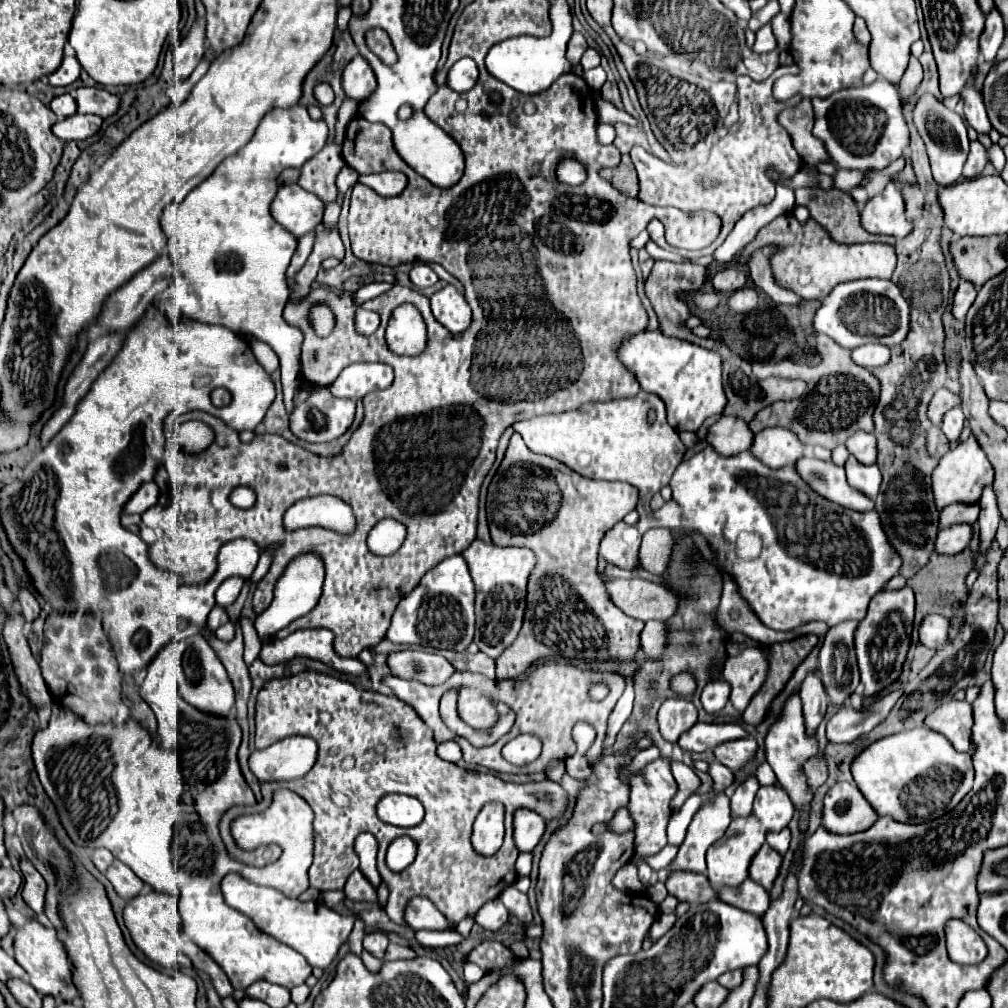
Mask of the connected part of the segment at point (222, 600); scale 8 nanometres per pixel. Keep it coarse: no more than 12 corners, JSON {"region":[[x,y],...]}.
{"region":[[224,580],[216,590],[216,604],[232,604],[244,580]]}

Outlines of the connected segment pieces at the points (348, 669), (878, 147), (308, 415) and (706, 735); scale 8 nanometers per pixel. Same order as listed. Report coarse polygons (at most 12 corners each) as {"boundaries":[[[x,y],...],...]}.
{"boundaries":[[[326,628],[298,630],[262,644],[266,664],[296,656],[320,660],[342,673],[361,676],[358,658],[340,658]],[[888,80],[814,98],[812,134],[866,176],[908,146]],[[318,386],[290,414],[308,442],[346,432],[356,404]],[[696,722],[678,744],[704,752],[746,736],[740,724]]]}

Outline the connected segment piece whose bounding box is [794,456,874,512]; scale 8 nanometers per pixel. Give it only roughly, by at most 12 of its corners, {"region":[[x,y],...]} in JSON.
{"region":[[804,456],[794,468],[816,494],[856,512],[874,502],[842,466]]}

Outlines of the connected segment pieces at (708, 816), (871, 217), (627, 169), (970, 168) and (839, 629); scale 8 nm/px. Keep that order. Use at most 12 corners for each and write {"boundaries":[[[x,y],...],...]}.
{"boundaries":[[[716,794],[694,814],[674,862],[656,872],[706,872],[706,850],[730,824],[730,798]],[[896,184],[870,198],[860,224],[870,234],[904,238],[912,224]],[[628,154],[604,174],[622,194],[638,194],[638,176]],[[970,142],[970,156],[964,164],[964,178],[980,176],[986,166],[986,150]],[[858,622],[824,636],[818,670],[832,704],[856,690]]]}

